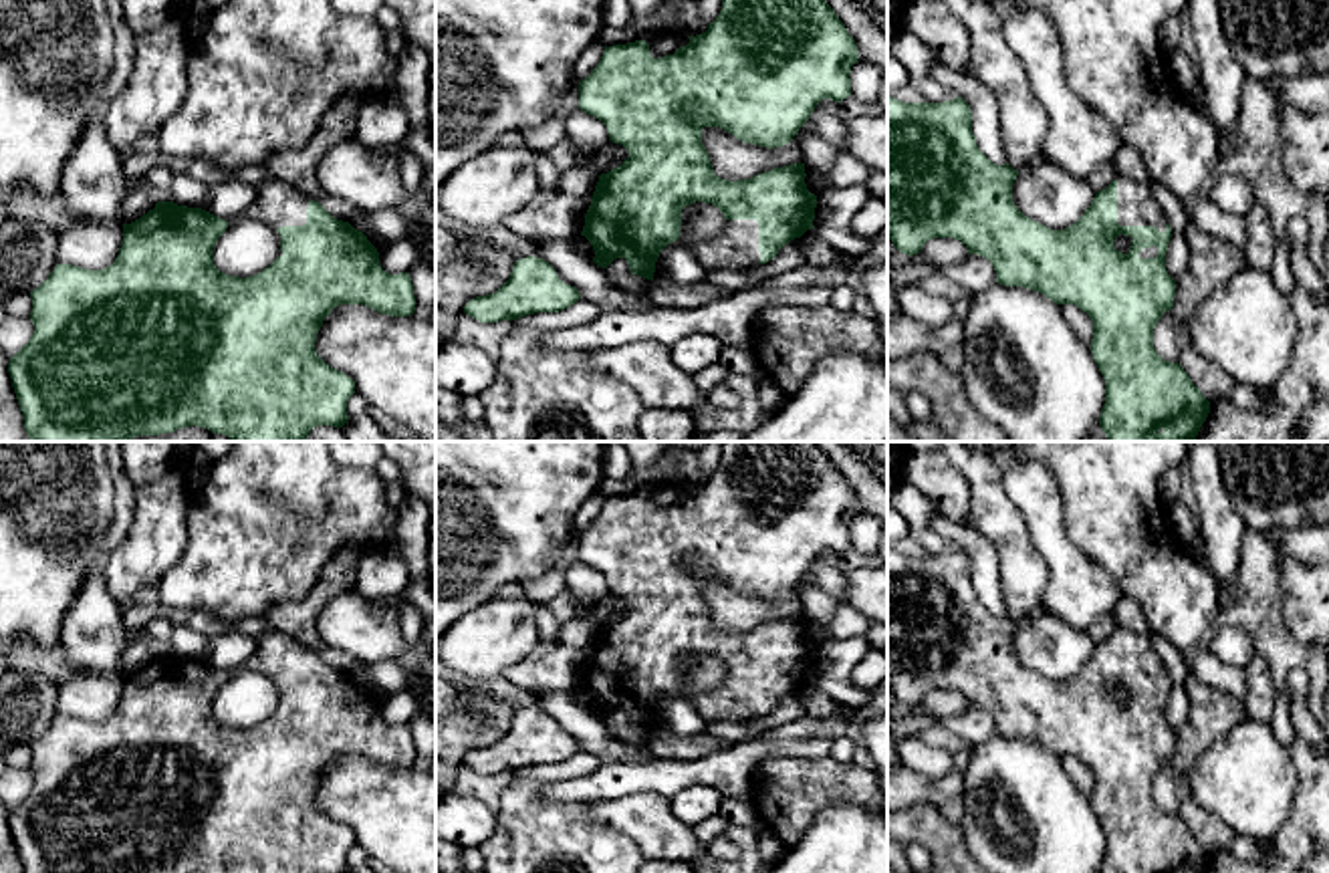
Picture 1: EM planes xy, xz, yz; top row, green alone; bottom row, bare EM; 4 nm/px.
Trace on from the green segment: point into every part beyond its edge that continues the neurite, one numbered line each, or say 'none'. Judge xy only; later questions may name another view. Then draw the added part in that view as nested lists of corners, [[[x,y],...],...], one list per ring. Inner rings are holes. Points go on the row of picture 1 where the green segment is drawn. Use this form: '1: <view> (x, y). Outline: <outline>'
1: xy (277, 204). Outline: [[[268,177],[258,190],[246,218],[268,224],[274,232],[280,226],[305,226],[311,198],[276,177]],[[276,232],[278,242],[282,240]]]

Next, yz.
1: yz (1136, 206). Outline: [[[1117,173],[1117,224],[1154,226],[1166,232],[1166,216],[1152,196],[1150,185],[1137,183]]]

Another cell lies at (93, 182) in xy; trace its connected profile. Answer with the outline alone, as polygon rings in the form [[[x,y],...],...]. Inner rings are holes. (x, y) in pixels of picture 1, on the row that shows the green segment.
[[[103,117],[83,129],[63,173],[63,194],[77,224],[119,222],[131,190],[123,157],[107,139]]]

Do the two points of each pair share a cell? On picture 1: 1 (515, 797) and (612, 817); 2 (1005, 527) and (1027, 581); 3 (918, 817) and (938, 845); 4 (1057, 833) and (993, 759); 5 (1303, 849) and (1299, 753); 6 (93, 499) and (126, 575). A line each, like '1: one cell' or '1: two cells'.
1: two cells
2: one cell
3: one cell
4: one cell
5: one cell
6: two cells

